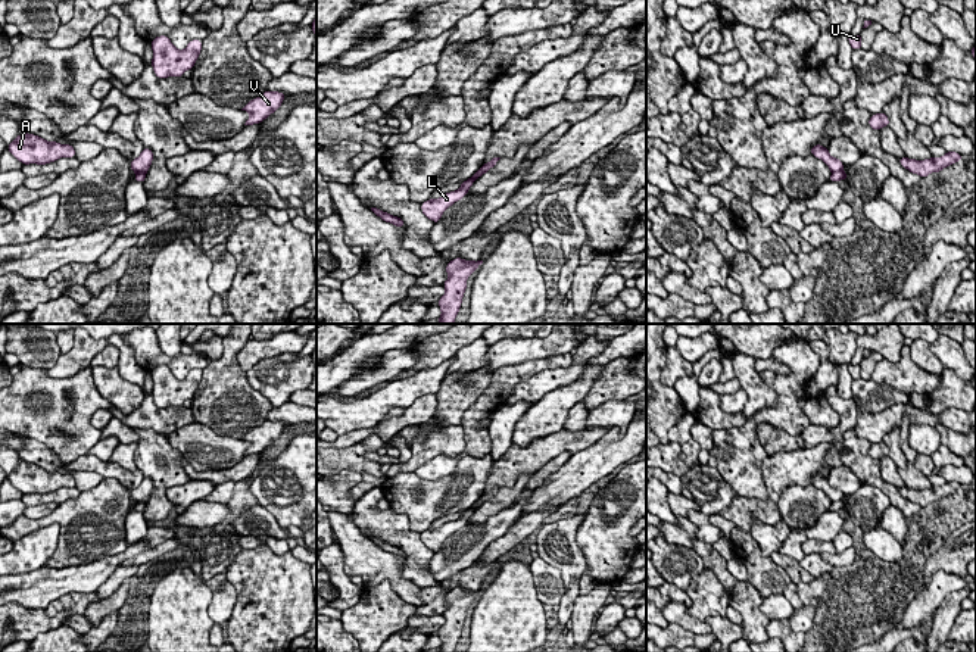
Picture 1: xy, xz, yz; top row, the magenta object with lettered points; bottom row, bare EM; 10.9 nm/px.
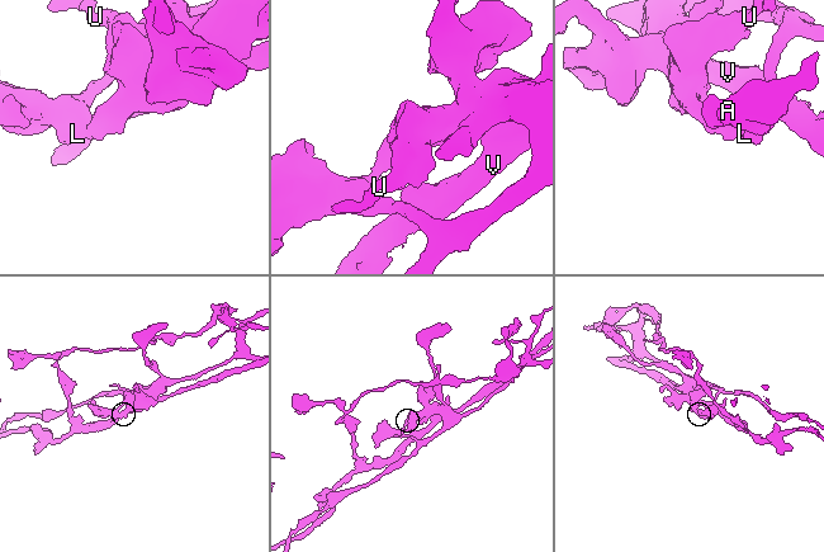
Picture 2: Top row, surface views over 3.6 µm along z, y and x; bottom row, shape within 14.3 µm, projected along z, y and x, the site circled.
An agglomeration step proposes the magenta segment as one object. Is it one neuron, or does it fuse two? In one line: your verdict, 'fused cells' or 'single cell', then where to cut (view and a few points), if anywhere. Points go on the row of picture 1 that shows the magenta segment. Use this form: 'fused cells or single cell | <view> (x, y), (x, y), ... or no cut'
fused cells | yz (841, 169), (832, 172)

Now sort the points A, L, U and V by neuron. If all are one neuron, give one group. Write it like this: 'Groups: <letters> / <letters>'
Groups: A L / U V

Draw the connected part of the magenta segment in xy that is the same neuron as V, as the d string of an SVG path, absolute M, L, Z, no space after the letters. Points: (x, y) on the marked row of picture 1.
M265 91L259 97L250 100L241 110L250 113L244 125L261 124L271 113L280 109L286 94L278 91Z

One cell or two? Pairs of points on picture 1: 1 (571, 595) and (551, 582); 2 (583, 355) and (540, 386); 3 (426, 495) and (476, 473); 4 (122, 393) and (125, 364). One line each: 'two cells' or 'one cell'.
1: two cells
2: one cell
3: one cell
4: two cells

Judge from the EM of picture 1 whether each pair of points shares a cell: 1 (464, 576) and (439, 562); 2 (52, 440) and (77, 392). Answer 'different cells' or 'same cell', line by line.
1: different cells
2: same cell

